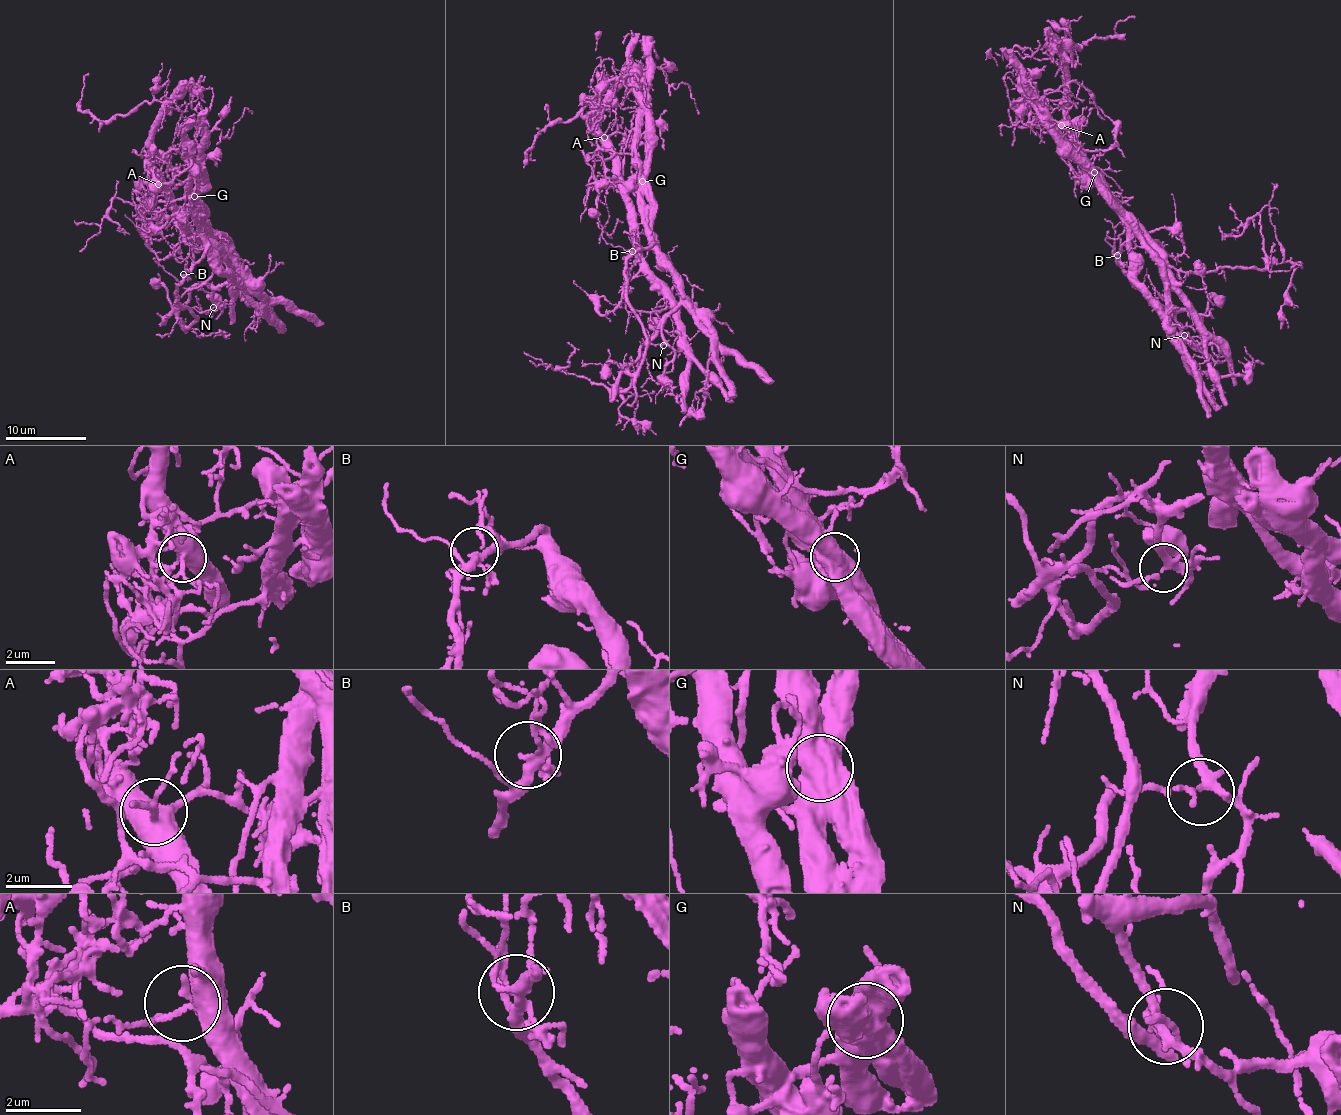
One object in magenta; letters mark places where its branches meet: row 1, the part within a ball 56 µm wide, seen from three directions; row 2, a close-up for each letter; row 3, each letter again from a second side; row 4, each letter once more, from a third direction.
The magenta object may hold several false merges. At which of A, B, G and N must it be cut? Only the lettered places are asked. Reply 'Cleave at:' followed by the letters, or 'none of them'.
Cleave at: B, G

